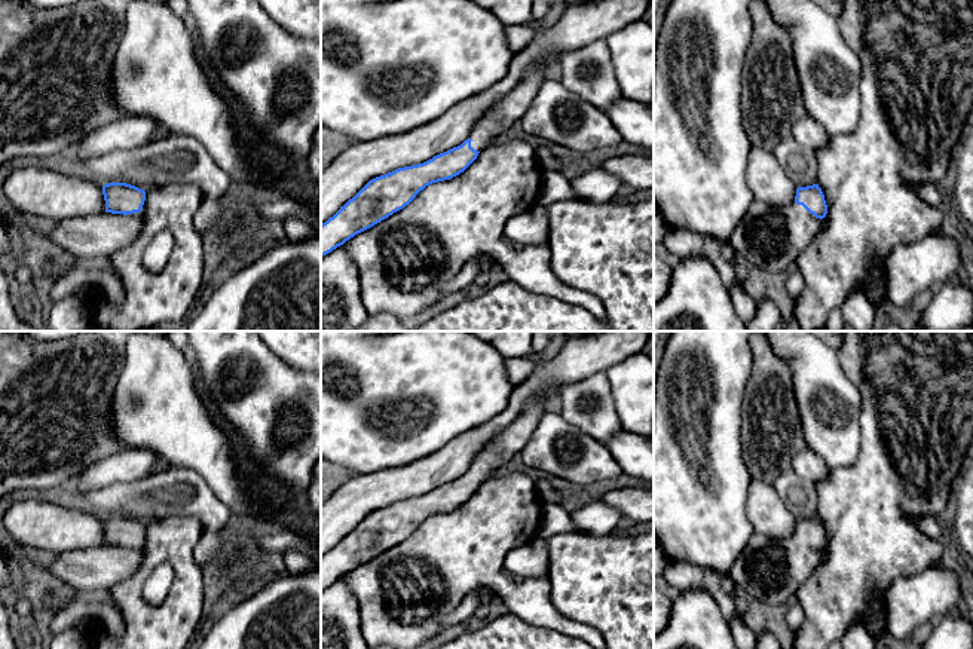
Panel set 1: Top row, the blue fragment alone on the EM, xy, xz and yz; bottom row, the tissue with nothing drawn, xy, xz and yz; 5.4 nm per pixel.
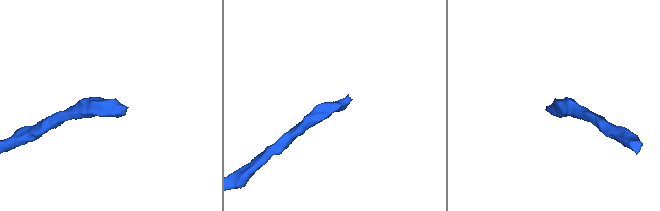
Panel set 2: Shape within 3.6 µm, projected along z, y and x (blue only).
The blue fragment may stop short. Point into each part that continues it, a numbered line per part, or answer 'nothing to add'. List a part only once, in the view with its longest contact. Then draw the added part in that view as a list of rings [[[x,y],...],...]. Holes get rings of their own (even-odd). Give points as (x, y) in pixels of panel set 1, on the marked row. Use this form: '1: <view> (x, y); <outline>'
1: xz (482, 118); [[[590,0],[582,4],[567,4],[556,25],[542,30],[527,48],[514,55],[508,73],[492,88],[461,100],[443,116],[404,134],[355,141],[321,169],[321,224],[376,177],[398,168],[423,163],[461,146],[468,138],[474,150],[484,150],[521,119],[545,79],[544,71],[551,64],[559,62],[567,52],[588,46],[596,40],[605,40],[627,24],[643,19],[648,13],[648,4],[649,0]]]

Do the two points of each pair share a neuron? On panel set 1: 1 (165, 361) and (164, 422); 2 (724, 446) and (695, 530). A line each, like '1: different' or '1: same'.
1: same
2: same

